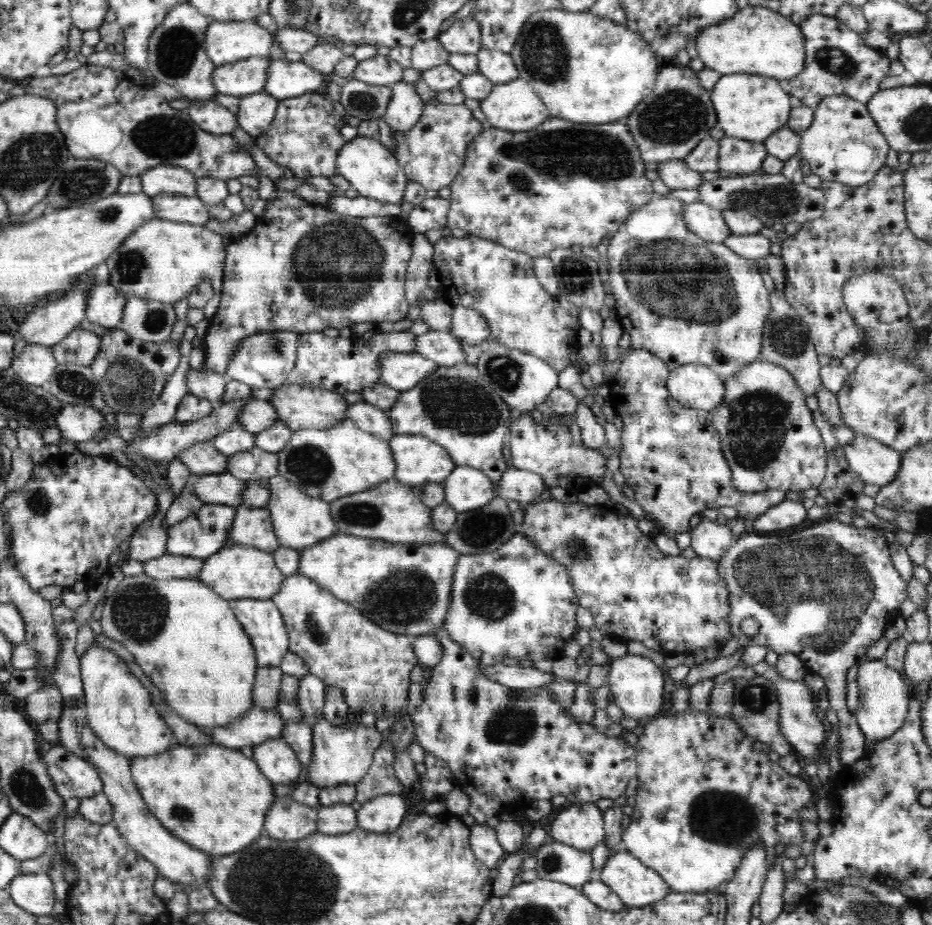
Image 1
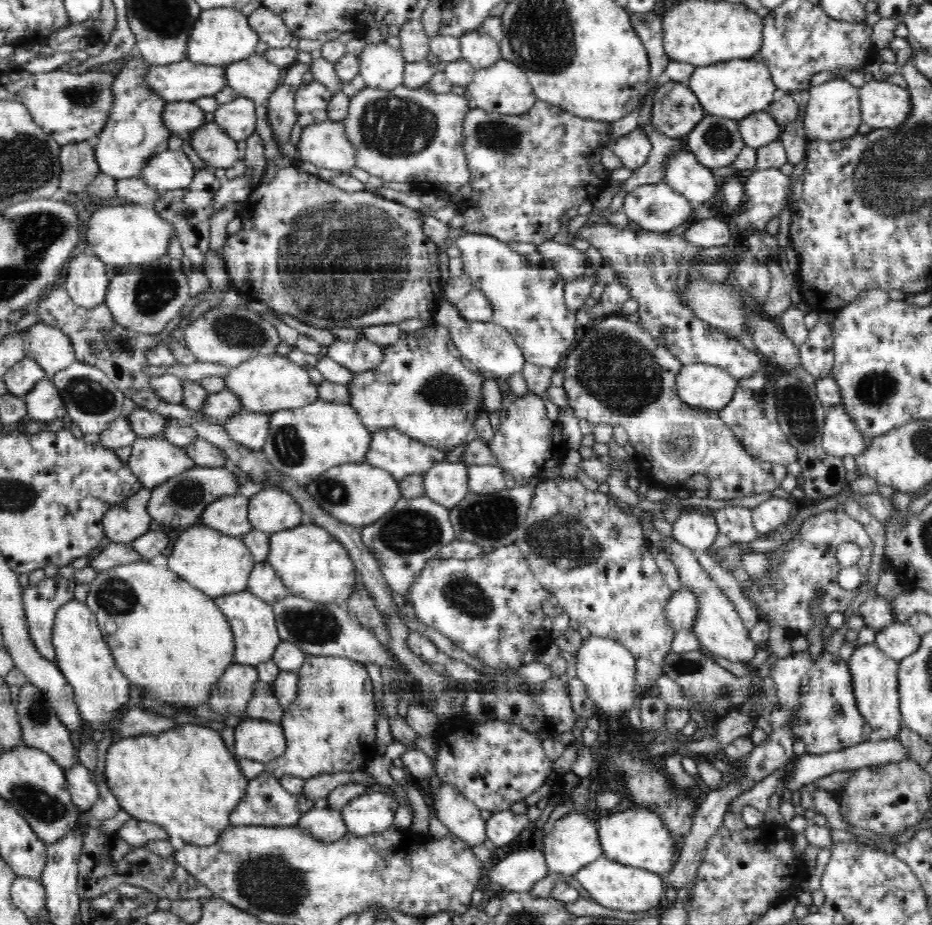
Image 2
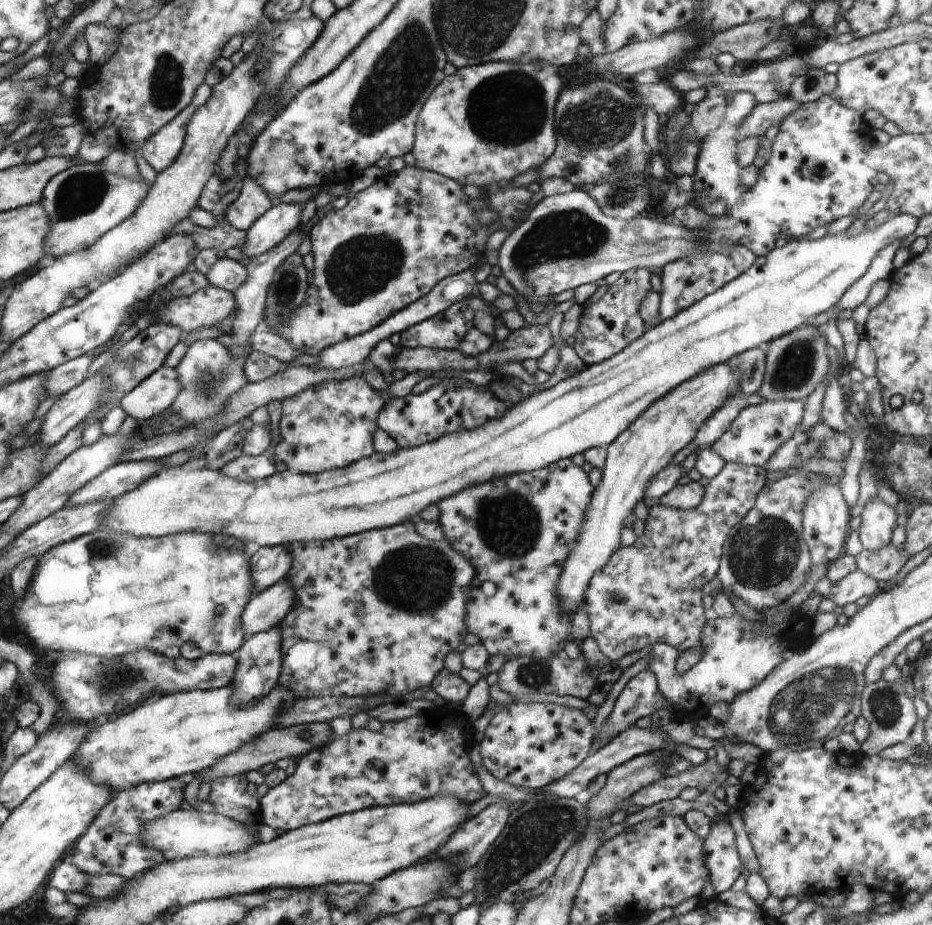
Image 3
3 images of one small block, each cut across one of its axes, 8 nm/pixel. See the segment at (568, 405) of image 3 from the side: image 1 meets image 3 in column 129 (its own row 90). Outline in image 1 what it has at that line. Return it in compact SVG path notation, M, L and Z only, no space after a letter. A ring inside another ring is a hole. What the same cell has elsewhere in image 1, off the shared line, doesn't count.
M521 78L495 84L488 98L479 101L482 112L491 126L508 132L526 132L532 128L539 127L547 118L551 117L548 107L543 100L534 92L531 84Z

